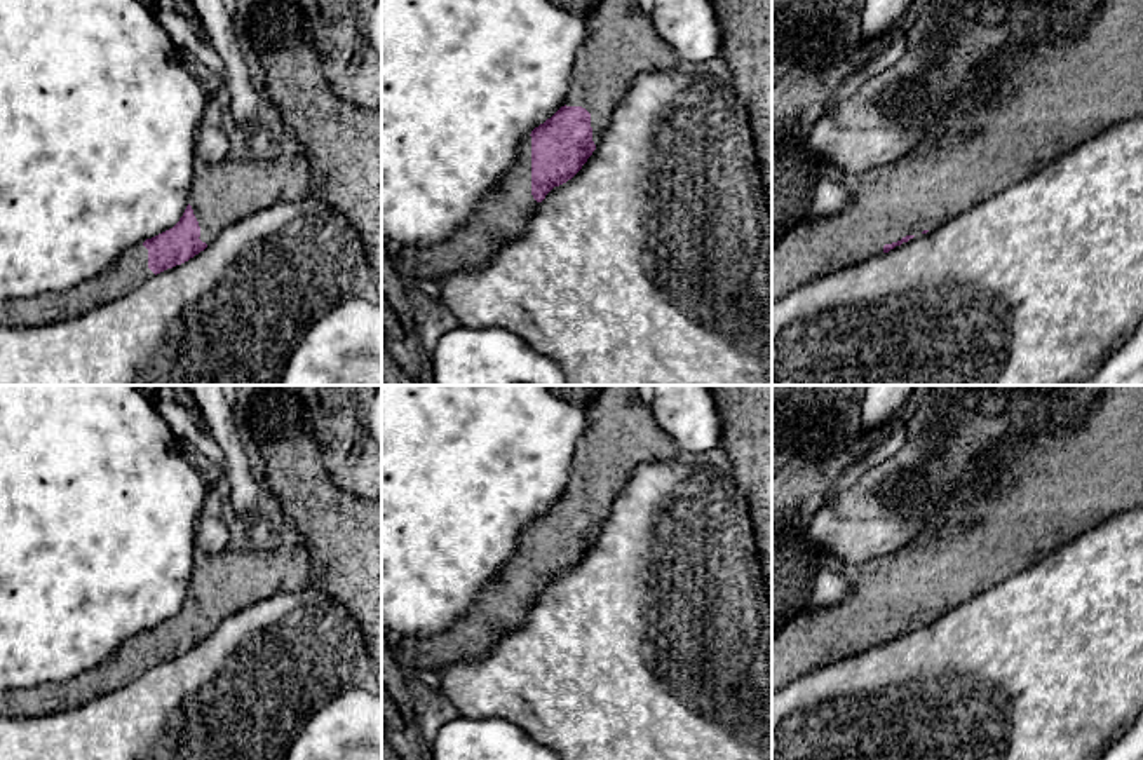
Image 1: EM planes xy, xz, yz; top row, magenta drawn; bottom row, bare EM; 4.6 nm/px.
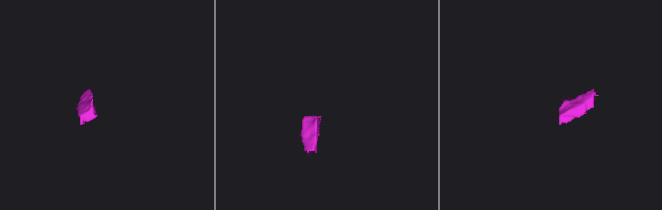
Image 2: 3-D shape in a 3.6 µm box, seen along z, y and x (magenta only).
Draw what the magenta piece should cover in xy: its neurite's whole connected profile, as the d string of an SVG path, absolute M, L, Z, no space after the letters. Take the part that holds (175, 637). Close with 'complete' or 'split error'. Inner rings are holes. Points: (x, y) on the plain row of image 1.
M296 539L267 547L233 544L218 554L195 549L188 596L179 612L124 641L94 669L63 683L0 690L0 718L38 718L112 694L152 666L204 641L232 614L312 582L308 551Z; split error

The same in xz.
M603 385L601 392L584 413L587 429L575 448L566 495L524 526L514 556L491 582L483 586L474 605L450 629L427 638L402 638L392 647L394 657L402 668L430 669L437 673L448 664L474 661L486 655L505 634L523 628L537 594L542 593L554 577L572 570L592 546L613 502L620 497L632 472L645 462L669 462L681 455L681 448L657 425L650 404L638 396L636 385Z; split error

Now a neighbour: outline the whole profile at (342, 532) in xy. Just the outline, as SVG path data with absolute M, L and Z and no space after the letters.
M237 385L237 399L246 404L239 436L258 485L258 506L277 509L282 528L308 551L312 584L354 615L375 668L382 668L382 500L350 495L331 479L300 394Z

